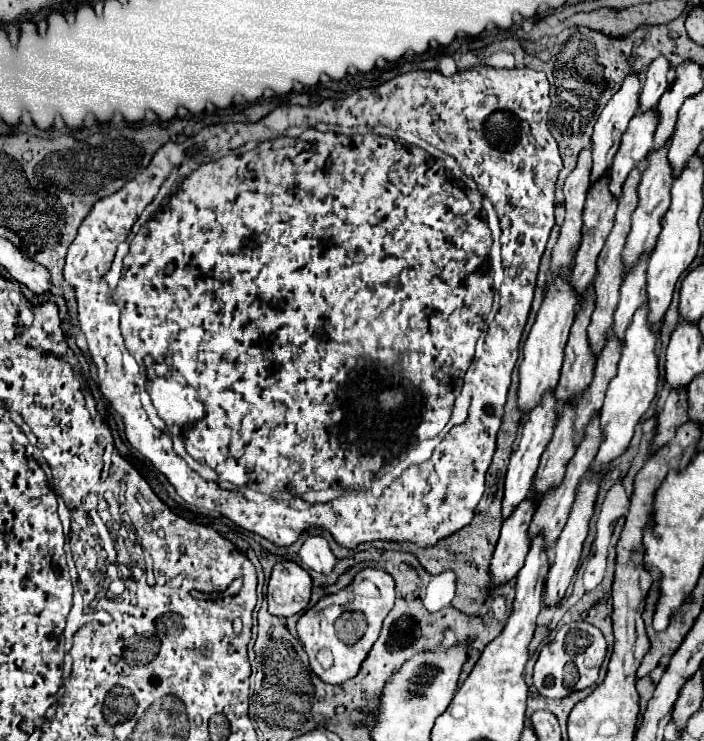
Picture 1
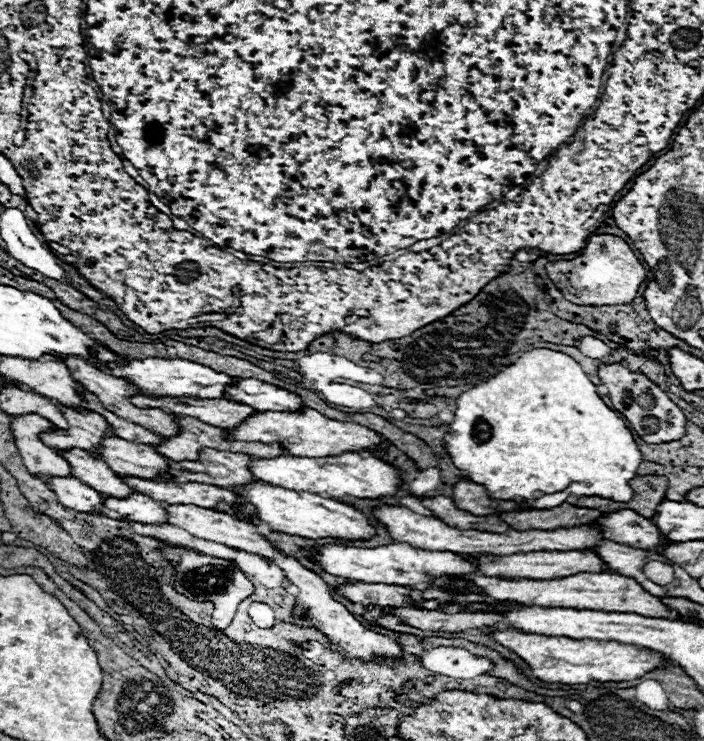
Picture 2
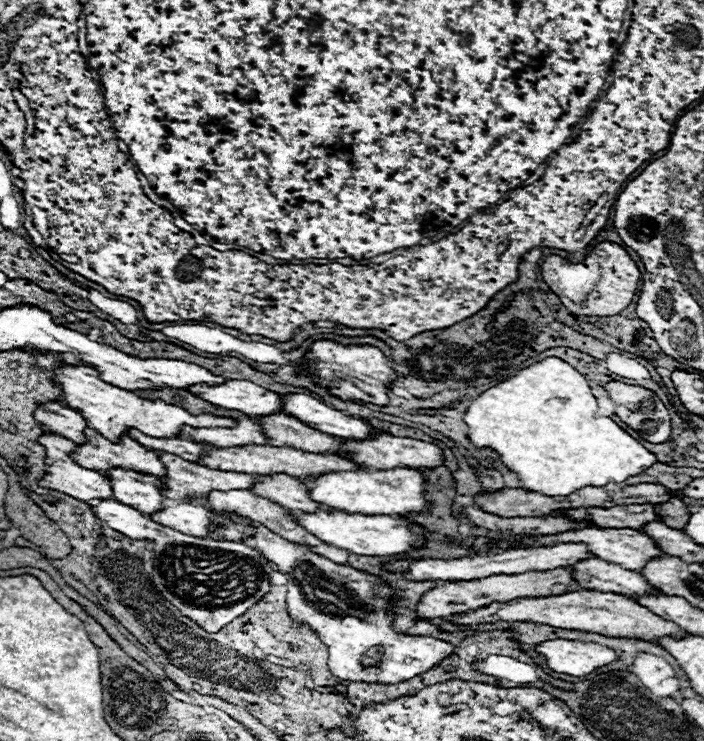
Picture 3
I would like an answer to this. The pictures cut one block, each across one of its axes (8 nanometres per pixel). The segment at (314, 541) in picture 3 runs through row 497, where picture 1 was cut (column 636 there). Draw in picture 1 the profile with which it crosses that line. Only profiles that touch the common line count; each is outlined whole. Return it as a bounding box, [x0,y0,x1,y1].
[624,140,676,272]

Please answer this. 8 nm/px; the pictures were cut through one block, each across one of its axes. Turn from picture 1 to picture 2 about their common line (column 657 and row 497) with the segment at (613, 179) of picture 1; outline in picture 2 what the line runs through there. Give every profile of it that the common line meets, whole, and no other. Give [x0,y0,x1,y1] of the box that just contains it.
[62,448,134,498]

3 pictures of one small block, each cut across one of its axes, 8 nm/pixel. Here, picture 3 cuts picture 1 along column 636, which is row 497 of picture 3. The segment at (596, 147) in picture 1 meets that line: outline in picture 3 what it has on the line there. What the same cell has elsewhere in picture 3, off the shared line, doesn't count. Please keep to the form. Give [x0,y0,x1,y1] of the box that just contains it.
[38,432,112,502]

